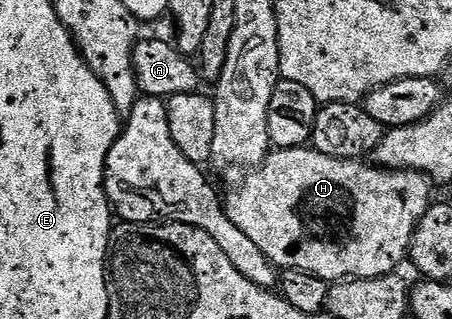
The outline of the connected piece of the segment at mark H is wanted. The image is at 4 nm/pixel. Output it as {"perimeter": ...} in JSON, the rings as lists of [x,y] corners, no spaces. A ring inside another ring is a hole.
{"perimeter":[[[310,146],[272,150],[263,159],[262,164],[252,167],[248,171],[251,173],[228,196],[225,196],[227,217],[231,219],[233,226],[237,226],[237,230],[241,230],[241,234],[245,234],[245,238],[250,238],[260,248],[261,254],[265,254],[265,258],[269,258],[276,269],[305,270],[309,274],[328,282],[338,282],[348,278],[377,278],[378,276],[392,275],[398,269],[395,267],[402,260],[408,259],[415,227],[421,222],[425,210],[431,207],[433,203],[433,197],[431,197],[433,185],[421,172],[397,172],[393,168],[381,168],[371,162],[363,163],[367,162],[362,159],[329,158],[329,154],[321,154]]]}

